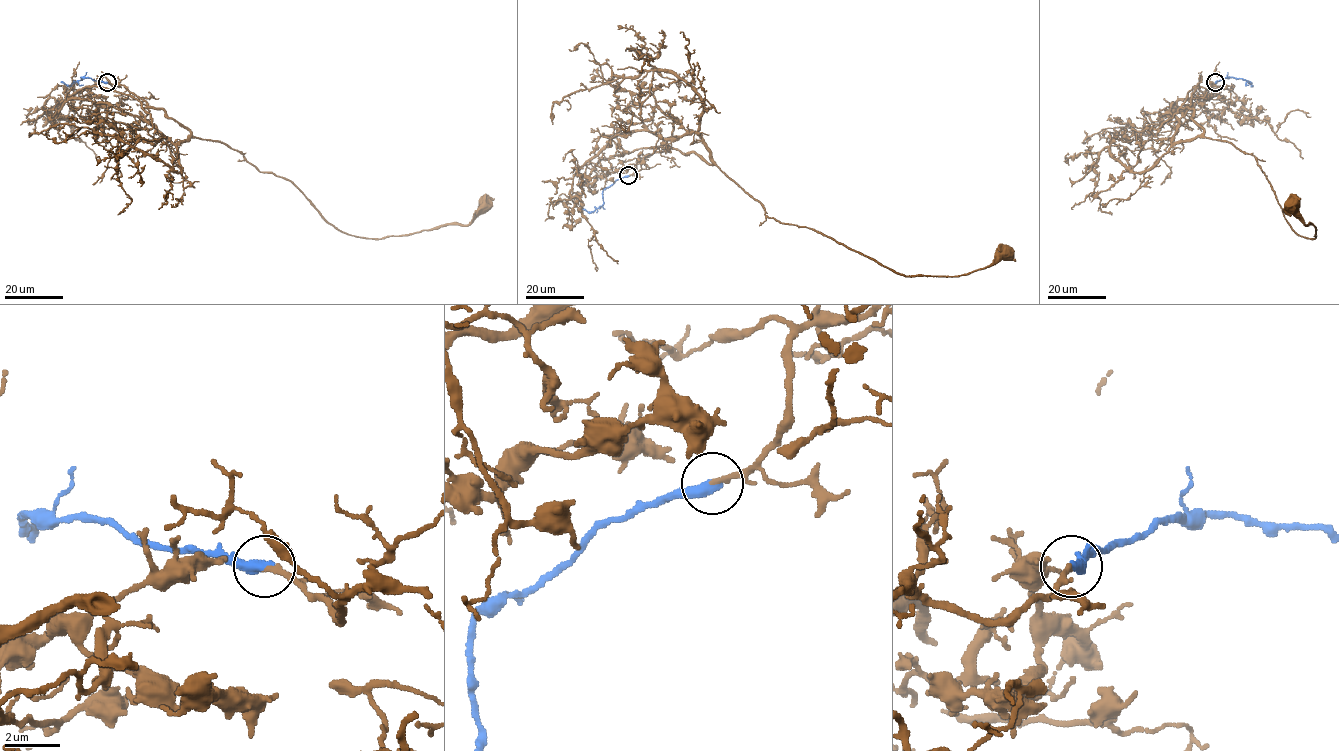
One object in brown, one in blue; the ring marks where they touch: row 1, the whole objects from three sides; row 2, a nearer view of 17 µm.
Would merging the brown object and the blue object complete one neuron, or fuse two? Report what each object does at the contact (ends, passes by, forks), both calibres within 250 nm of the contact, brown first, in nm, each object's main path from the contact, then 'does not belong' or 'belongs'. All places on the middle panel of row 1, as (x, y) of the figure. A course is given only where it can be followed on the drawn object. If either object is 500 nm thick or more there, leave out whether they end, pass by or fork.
brown ends; blue ends; calibres 220 and 460 nm; course brown (628, 176), (638, 159), (655, 152), (695, 153), (769, 217), (810, 227), (906, 276), (958, 276), (1004, 255); course blue (628, 176), (617, 179), (603, 190), (603, 203), (591, 212), (582, 208); belongs

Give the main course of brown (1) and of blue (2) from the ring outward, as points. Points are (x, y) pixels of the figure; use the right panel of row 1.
1: (1215, 82), (1195, 87), (1192, 118), (1205, 136), (1252, 154), (1286, 221), (1314, 239), (1316, 229), (1294, 203)
2: (1215, 82), (1230, 77), (1243, 79), (1252, 86), (1248, 81)

